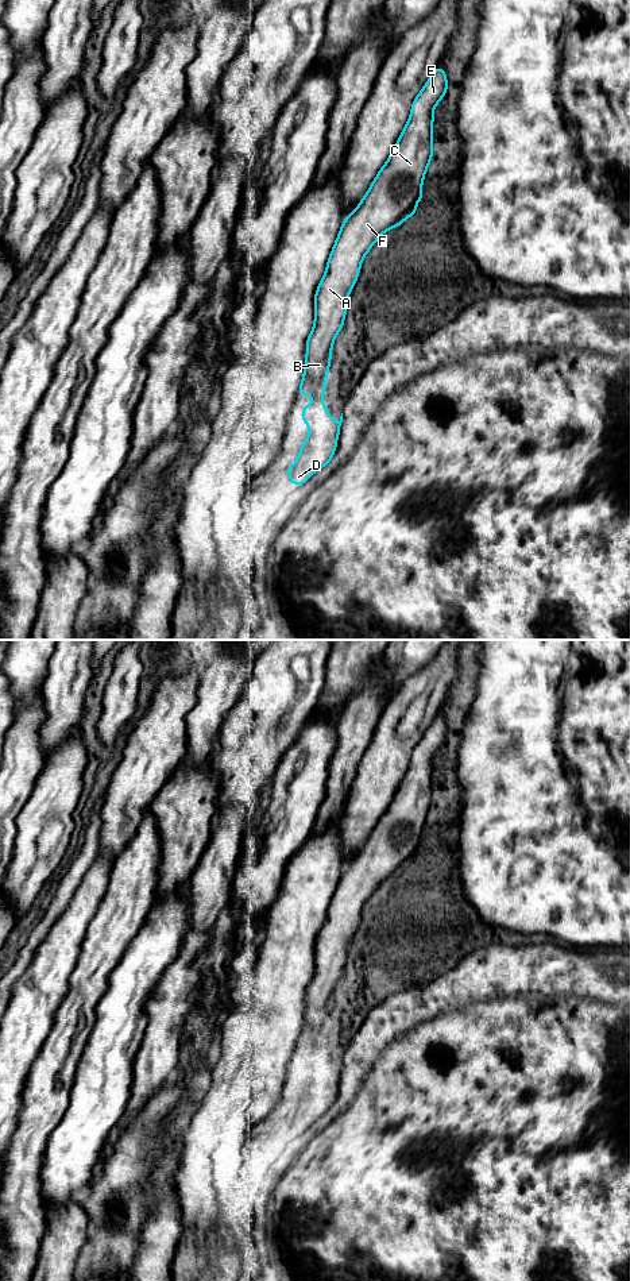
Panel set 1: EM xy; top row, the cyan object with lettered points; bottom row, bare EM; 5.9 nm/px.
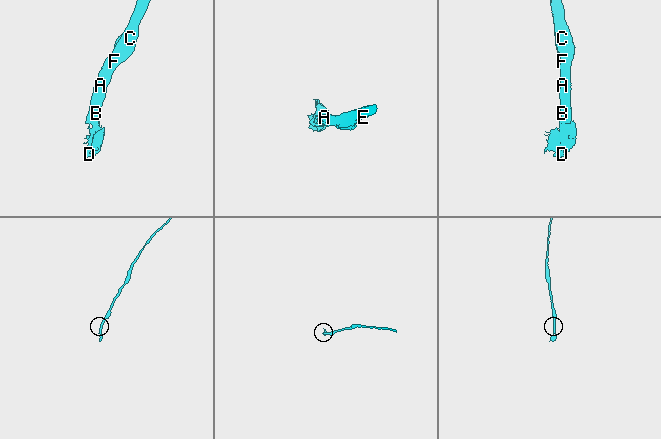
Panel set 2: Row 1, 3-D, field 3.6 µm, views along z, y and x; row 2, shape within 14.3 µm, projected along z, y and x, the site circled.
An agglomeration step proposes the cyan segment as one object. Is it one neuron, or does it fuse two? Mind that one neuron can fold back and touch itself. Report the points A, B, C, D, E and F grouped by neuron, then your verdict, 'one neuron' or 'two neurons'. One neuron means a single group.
groups A B C D E F; one neuron

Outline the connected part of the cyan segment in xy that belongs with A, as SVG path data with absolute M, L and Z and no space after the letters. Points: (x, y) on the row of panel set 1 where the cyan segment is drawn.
M438 65L414 99L409 121L391 155L356 209L344 217L328 258L314 296L314 325L306 340L304 378L298 387L301 396L317 400L301 412L301 420L309 425L309 437L301 444L298 462L289 464L291 485L306 483L335 456L343 413L335 423L324 408L333 342L344 325L347 298L363 258L383 232L401 225L418 211L416 202L425 200L421 188L433 154L433 109L447 88L445 70Z

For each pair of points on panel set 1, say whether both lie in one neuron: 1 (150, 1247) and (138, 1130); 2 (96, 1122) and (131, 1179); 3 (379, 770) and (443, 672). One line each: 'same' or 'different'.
1: different
2: different
3: same

